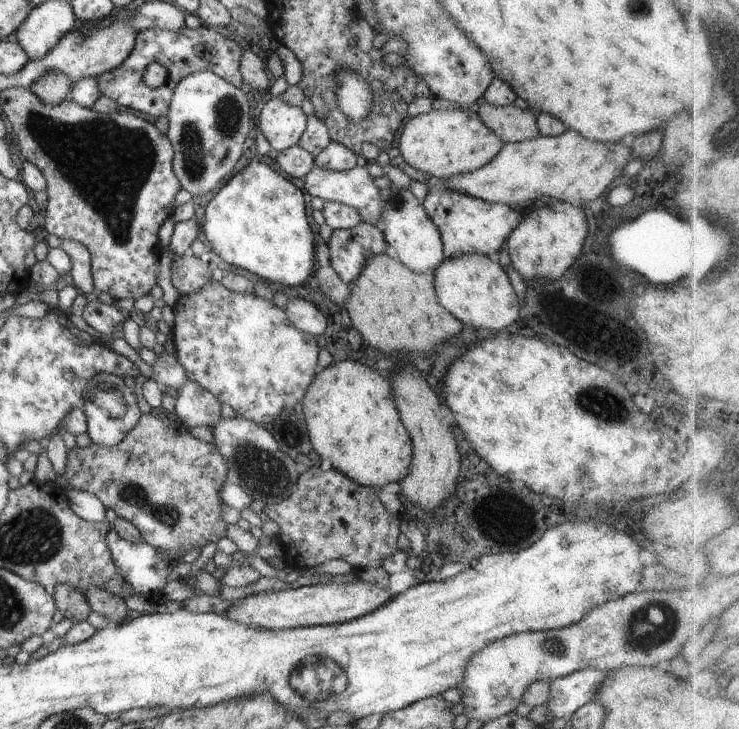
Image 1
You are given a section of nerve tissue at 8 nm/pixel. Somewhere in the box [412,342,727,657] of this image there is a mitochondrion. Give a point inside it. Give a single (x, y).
(602, 403)

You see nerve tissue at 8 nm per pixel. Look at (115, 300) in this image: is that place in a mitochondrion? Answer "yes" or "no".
no

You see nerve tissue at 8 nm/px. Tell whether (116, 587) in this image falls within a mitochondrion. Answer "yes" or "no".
no

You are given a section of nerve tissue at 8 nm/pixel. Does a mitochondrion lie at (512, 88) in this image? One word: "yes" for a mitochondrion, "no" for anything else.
no

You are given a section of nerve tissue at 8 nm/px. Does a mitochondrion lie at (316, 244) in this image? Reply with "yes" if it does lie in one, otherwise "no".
no

